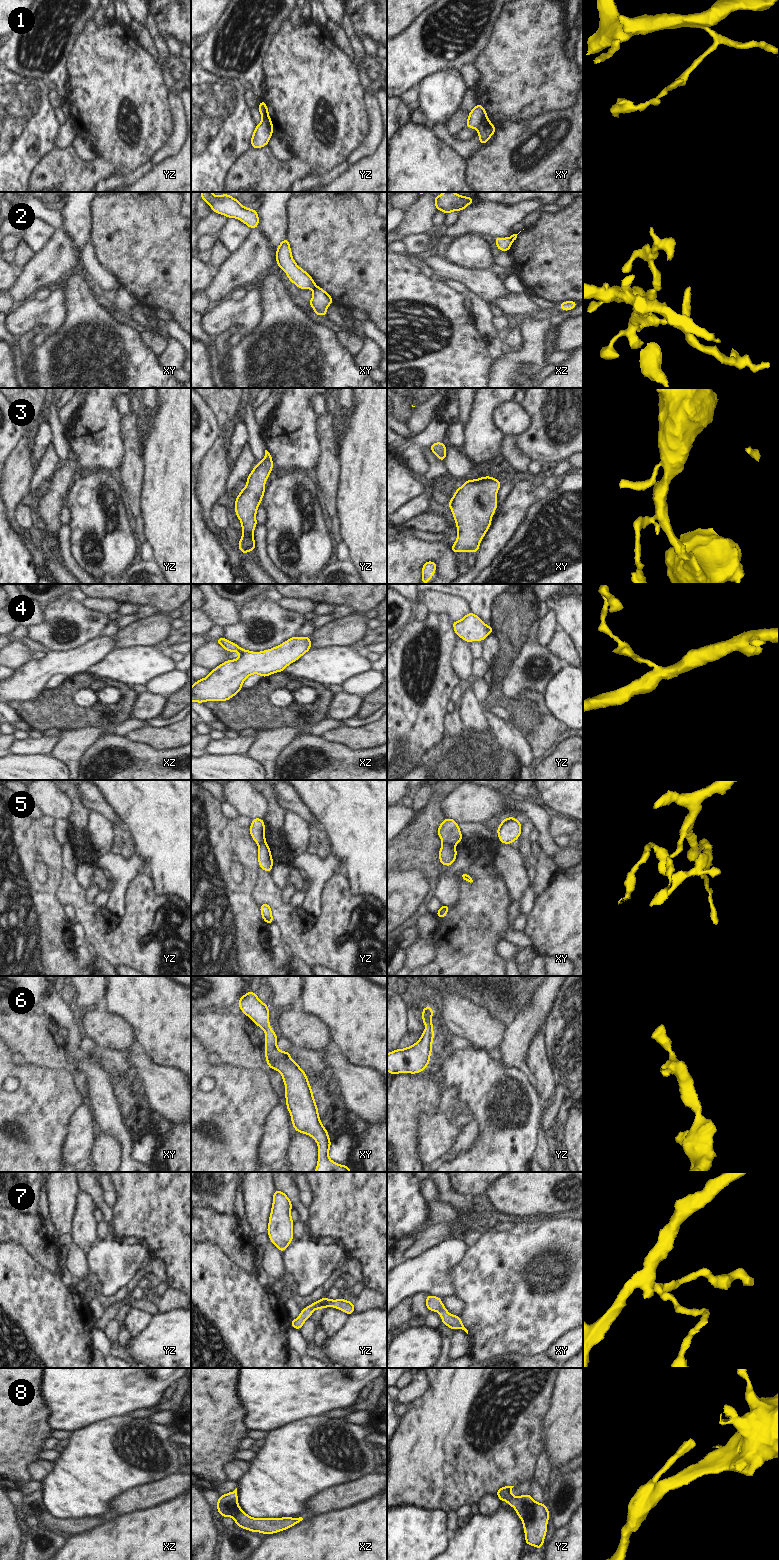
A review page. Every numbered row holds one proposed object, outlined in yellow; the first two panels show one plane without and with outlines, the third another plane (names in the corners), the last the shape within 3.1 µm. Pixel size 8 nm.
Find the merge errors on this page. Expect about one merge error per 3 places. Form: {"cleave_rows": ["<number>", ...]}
{"cleave_rows": ["1", "2", "5"]}

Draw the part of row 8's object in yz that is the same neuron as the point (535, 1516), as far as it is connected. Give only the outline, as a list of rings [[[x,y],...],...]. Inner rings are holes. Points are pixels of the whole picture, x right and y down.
[[[503,1486],[496,1492],[500,1501],[506,1501],[512,1506],[517,1516],[523,1522],[525,1532],[525,1544],[542,1549],[545,1535],[547,1533],[547,1523],[549,1521],[549,1510],[543,1503],[536,1502],[531,1494],[513,1496],[514,1486]]]

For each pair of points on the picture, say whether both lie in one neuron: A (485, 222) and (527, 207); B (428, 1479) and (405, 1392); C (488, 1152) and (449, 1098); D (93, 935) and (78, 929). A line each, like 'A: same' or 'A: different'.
A: same
B: different
C: different
D: different

